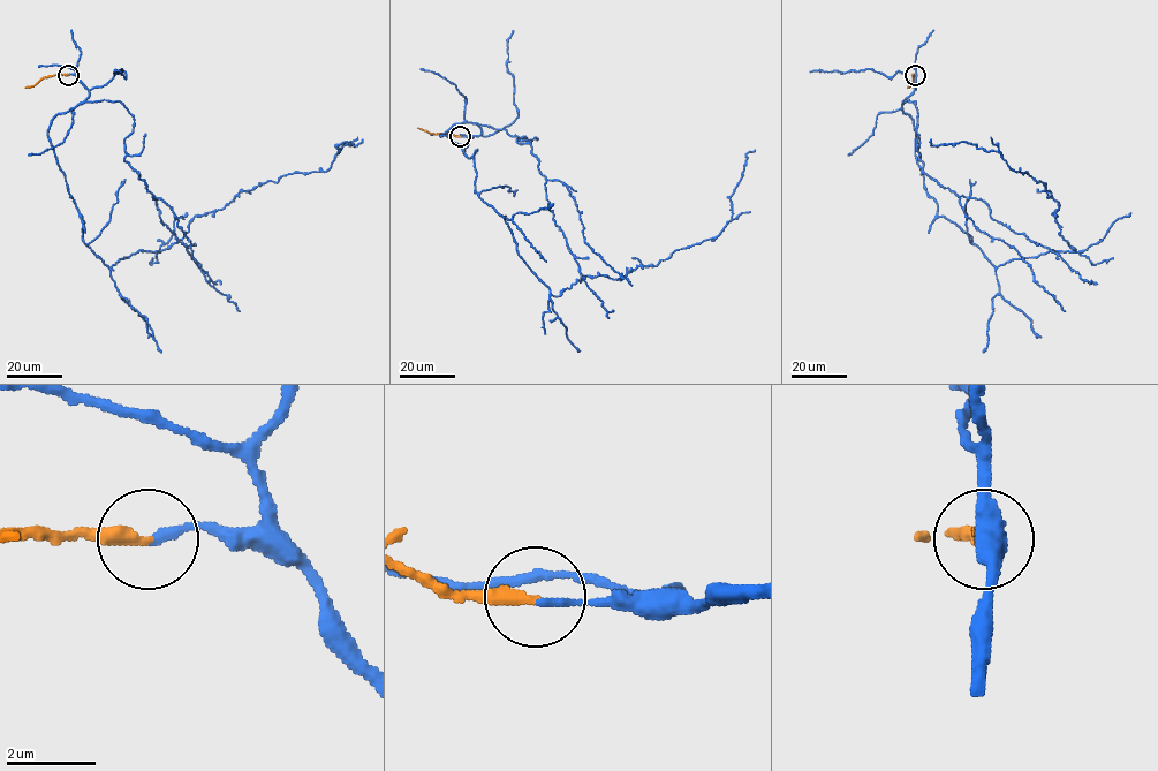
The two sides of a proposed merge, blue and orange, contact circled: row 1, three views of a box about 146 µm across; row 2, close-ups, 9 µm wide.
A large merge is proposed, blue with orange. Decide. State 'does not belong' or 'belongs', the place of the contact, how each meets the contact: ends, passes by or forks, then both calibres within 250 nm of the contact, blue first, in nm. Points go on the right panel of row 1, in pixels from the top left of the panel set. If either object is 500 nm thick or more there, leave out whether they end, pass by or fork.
belongs; at (915, 75); blue ends there; orange ends there; 180 nm thick on the blue side, 320 nm on the other

